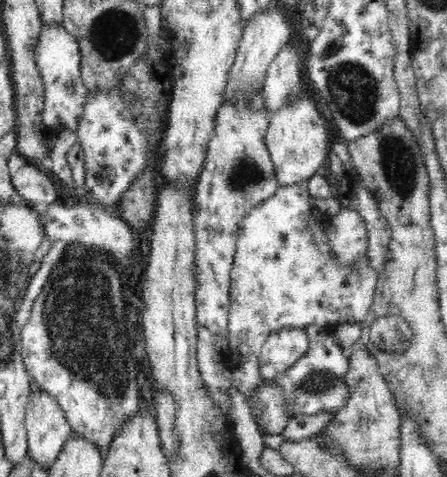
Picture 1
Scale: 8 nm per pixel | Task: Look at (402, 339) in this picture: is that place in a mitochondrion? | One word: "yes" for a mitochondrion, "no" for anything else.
yes

